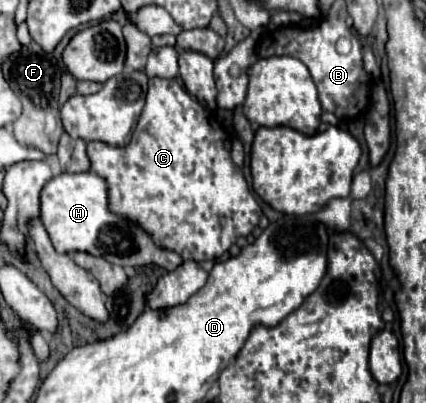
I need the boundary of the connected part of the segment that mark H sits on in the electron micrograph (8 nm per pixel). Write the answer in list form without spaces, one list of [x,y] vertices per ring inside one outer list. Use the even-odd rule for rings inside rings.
[[[92,170],[80,174],[60,174],[44,184],[40,192],[40,220],[50,234],[50,240],[58,252],[88,252],[102,256],[118,266],[162,266],[176,270],[184,260],[170,250],[158,248],[150,234],[130,226],[126,218],[120,218],[108,210],[106,182]]]

